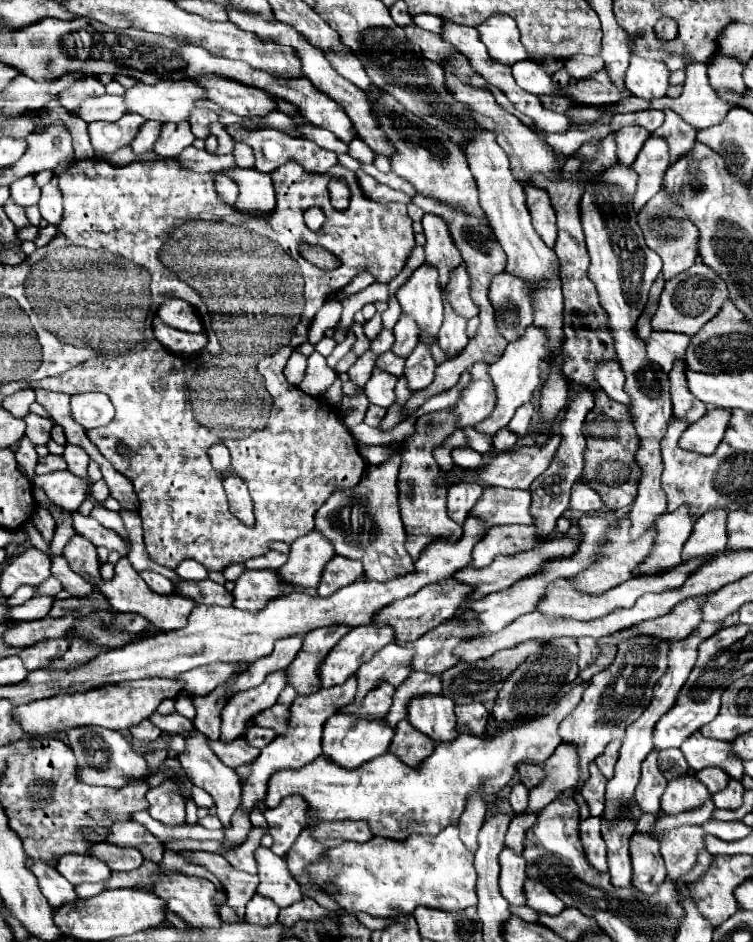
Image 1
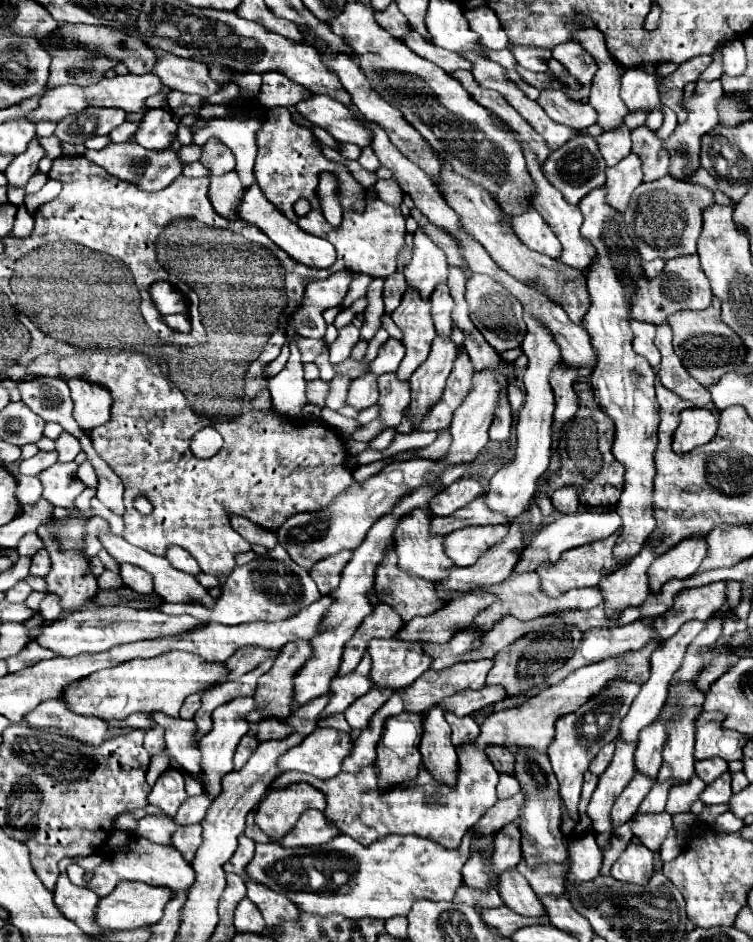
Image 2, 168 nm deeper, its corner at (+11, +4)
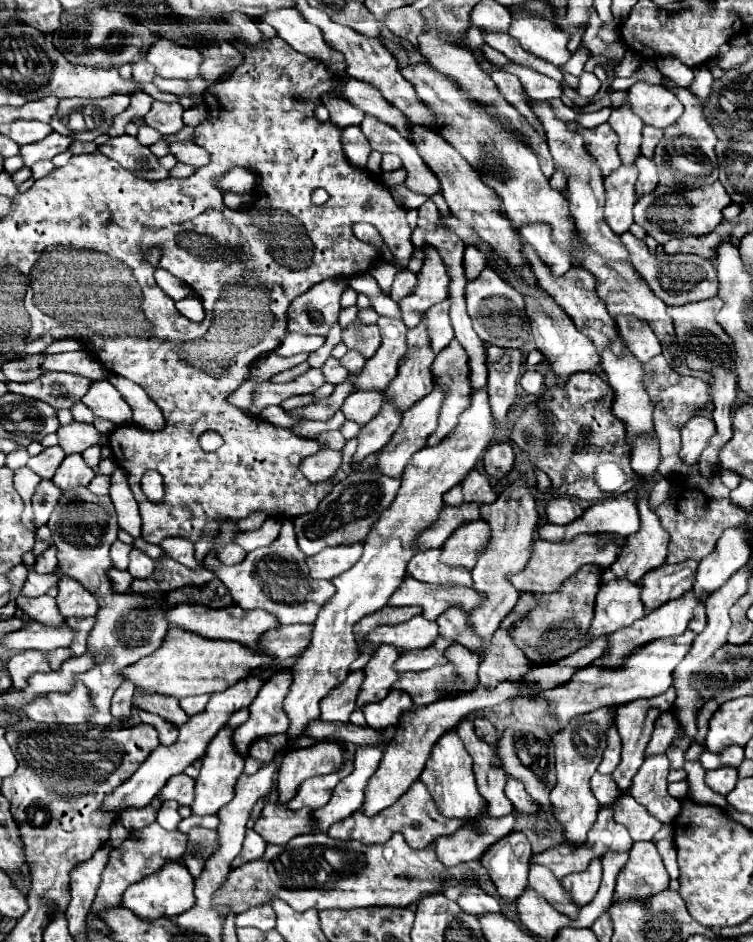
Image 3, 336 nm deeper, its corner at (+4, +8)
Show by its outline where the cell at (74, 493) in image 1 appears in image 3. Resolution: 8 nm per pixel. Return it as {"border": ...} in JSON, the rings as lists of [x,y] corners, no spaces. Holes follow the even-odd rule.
{"border":[[[66,455],[66,459],[60,463],[56,475],[52,477],[52,481],[56,483],[56,487],[60,487],[62,491],[70,491],[76,487],[86,487],[94,477],[94,471],[84,463],[82,455]]]}

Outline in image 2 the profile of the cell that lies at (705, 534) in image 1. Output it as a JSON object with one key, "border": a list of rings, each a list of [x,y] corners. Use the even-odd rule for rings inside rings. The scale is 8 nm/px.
{"border":[[[683,539],[649,567],[649,593],[657,595],[669,579],[691,577],[705,559],[705,539]]]}

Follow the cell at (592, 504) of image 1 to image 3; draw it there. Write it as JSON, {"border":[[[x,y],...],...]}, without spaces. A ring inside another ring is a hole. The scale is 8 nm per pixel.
{"border":[[[552,499],[546,505],[546,517],[550,523],[554,525],[564,525],[564,523],[572,523],[572,519],[578,519],[582,515],[582,509],[570,501],[570,499]]]}

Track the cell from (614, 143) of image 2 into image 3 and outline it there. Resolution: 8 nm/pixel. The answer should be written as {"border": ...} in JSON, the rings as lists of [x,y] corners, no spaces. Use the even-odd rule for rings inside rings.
{"border":[[[568,123],[568,125],[582,133],[584,145],[596,157],[604,177],[610,175],[612,171],[616,171],[622,165],[622,159],[620,159],[618,149],[616,149],[616,133],[608,123],[602,123],[602,125],[594,127],[594,129],[582,129],[582,127],[574,125],[574,123]]]}

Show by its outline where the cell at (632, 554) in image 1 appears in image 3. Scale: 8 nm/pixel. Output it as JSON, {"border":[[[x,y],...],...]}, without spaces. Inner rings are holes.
{"border":[[[580,535],[578,539],[570,543],[550,543],[550,541],[536,539],[532,547],[532,557],[526,569],[510,577],[510,581],[514,583],[518,591],[530,591],[538,595],[552,593],[564,585],[564,579],[570,579],[572,575],[576,575],[576,571],[584,565],[596,565],[600,569],[608,569],[618,559],[618,549],[620,549],[618,543],[604,535]]]}

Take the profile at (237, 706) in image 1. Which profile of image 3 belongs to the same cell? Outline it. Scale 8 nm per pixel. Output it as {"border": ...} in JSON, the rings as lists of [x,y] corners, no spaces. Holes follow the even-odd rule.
{"border":[[[222,727],[216,733],[216,737],[210,739],[210,743],[206,747],[206,755],[204,755],[202,767],[200,767],[200,777],[196,779],[196,799],[192,803],[194,815],[214,815],[234,795],[234,785],[244,771],[244,755],[232,743],[232,735],[234,735],[232,727]]]}

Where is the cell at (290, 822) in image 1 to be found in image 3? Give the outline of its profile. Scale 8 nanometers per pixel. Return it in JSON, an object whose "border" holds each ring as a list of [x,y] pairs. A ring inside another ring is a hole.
{"border":[[[352,761],[344,763],[344,767],[336,773],[330,773],[330,775],[322,775],[322,777],[312,777],[312,779],[306,779],[296,795],[286,803],[288,809],[292,811],[298,811],[302,807],[310,807],[310,809],[320,809],[328,803],[328,799],[332,797],[332,791],[334,787],[338,785],[338,781],[342,777],[346,777],[348,773],[352,771]]]}

